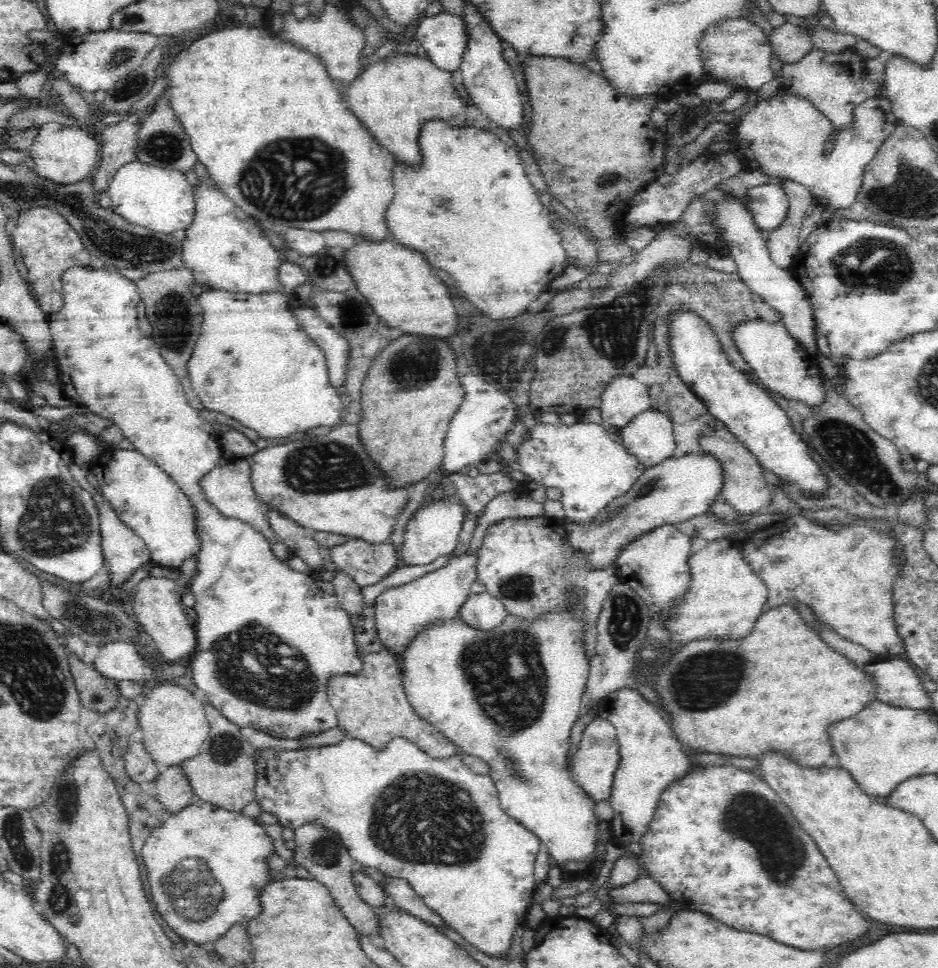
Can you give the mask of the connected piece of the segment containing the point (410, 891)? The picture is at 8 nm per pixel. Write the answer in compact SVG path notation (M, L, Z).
M389 878L387 891L392 894L395 905L397 908L409 912L412 916L416 916L432 923L438 927L451 928L449 924L445 924L445 920L436 914L425 902L421 896L418 896L414 889L407 881L402 878Z

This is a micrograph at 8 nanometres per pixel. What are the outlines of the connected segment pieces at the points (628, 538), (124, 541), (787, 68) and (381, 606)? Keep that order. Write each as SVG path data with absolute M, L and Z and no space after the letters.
M690 452L690 454L682 454L678 458L670 456L666 460L662 460L656 466L650 466L644 471L643 475L636 481L636 484L623 496L612 501L606 509L604 509L591 522L591 525L576 525L576 523L565 523L565 529L568 535L568 545L581 550L587 558L587 564L591 568L602 568L602 566L610 566L616 560L618 552L622 550L622 546L634 541L640 534L652 530L662 524L678 524L684 520L690 520L694 516L705 514L712 508L712 504L721 493L724 486L724 469L718 462L718 459L709 452Z
M100 490L94 492L94 500L96 501L99 513L100 513L100 532L102 539L104 539L104 558L108 564L110 564L111 583L110 591L112 592L112 599L114 601L124 600L124 595L120 593L118 584L126 582L138 568L142 567L142 564L151 564L151 552L147 548L147 545L139 538L132 529L129 529L116 515L116 511L112 510L110 503L104 499Z
M852 46L840 52L825 52L813 47L798 62L783 64L785 80L782 85L786 92L808 99L832 123L832 134L824 144L824 155L833 149L837 136L842 131L855 127L855 108L865 100L883 95L883 85L868 79L866 61L866 58Z
M478 555L452 557L448 564L412 582L388 588L373 601L376 632L382 644L394 656L403 656L419 634L438 621L449 621L459 616L462 605L470 596L470 587L477 580Z

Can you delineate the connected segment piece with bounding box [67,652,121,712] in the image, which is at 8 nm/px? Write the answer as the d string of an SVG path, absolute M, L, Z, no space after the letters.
M69 652L67 657L80 693L81 704L95 712L110 712L121 695L117 686L119 681L100 674L99 670L96 670L95 660L86 663L73 652Z

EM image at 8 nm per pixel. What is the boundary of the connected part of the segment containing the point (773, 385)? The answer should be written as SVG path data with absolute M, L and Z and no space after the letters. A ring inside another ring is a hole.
M751 318L750 321L738 322L733 327L734 345L748 365L750 372L760 378L760 384L766 384L768 390L788 398L796 405L822 405L827 390L822 383L822 360L812 356L792 335L782 323L770 323L764 318Z

